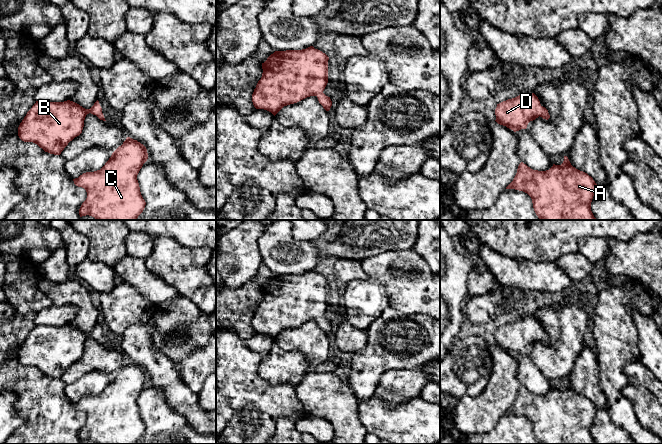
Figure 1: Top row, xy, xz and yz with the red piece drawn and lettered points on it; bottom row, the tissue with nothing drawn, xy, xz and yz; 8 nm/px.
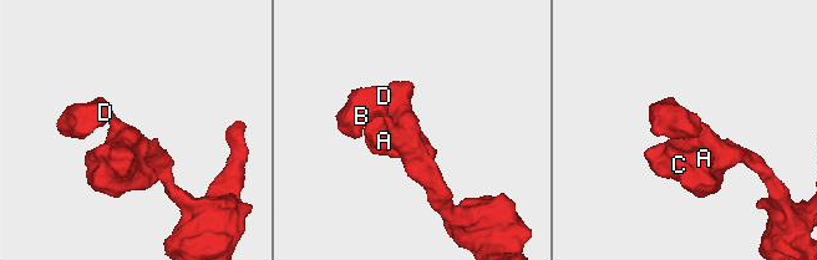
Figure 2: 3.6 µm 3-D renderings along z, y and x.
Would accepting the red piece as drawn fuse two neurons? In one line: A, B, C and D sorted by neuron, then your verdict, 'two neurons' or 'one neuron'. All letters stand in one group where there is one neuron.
groups A B C D; one neuron

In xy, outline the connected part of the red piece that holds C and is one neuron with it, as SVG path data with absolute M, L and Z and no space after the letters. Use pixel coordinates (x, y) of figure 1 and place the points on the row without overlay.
M127 361L100 394L86 396L73 403L76 410L84 412L87 416L87 422L79 433L80 441L89 439L96 444L136 444L146 429L137 399L147 383L146 371Z

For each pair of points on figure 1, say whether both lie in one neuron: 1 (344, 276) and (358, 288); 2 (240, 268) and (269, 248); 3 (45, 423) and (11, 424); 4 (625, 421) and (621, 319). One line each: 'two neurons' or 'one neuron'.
1: two neurons
2: two neurons
3: two neurons
4: one neuron

